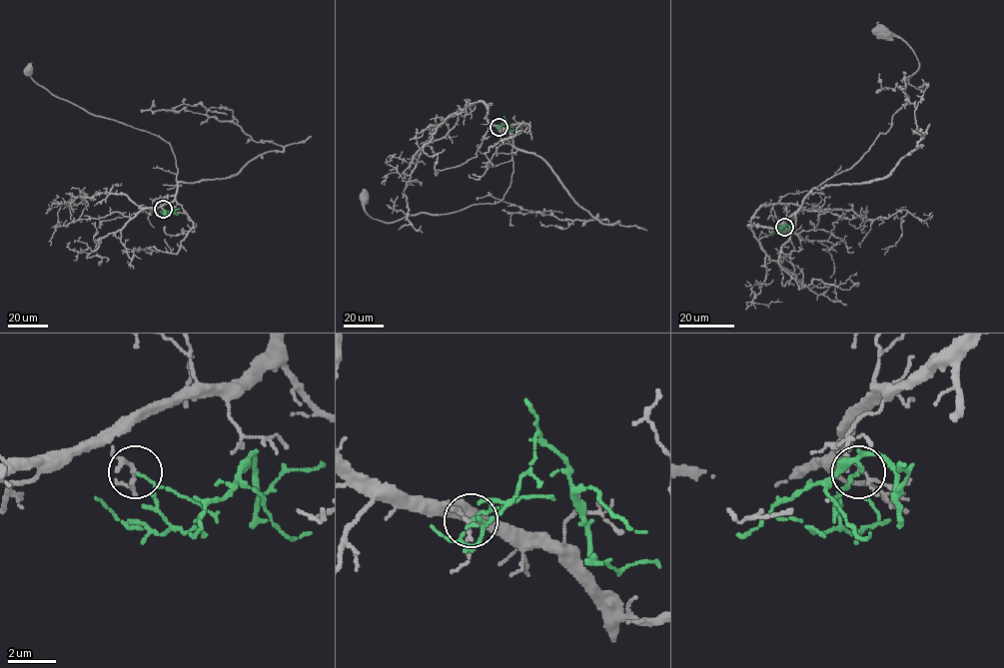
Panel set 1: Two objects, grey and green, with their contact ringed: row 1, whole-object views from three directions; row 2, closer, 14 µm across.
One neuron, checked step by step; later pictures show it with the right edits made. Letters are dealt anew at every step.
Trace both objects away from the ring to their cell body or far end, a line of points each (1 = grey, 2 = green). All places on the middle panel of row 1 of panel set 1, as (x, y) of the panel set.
1: (499, 126), (512, 139), (513, 173), (503, 197), (495, 203), (384, 223), (366, 212), (364, 197)
2: (499, 126), (504, 119), (509, 130), (514, 130)

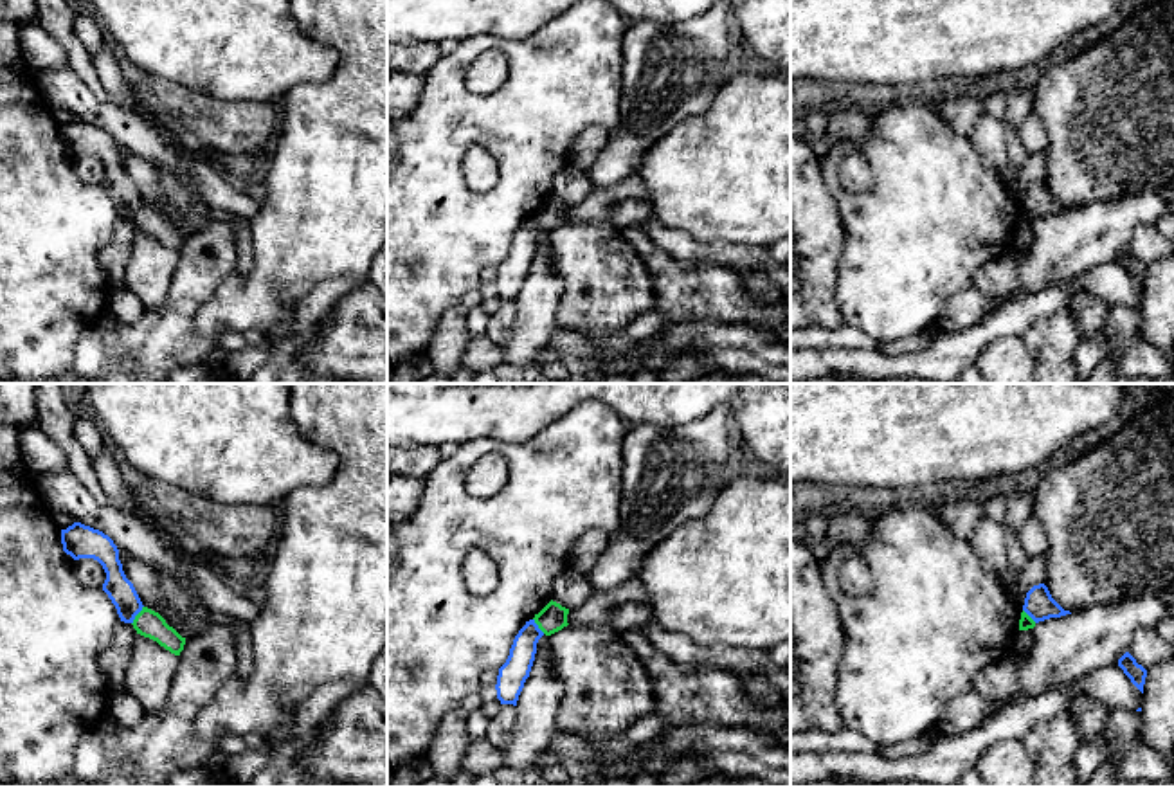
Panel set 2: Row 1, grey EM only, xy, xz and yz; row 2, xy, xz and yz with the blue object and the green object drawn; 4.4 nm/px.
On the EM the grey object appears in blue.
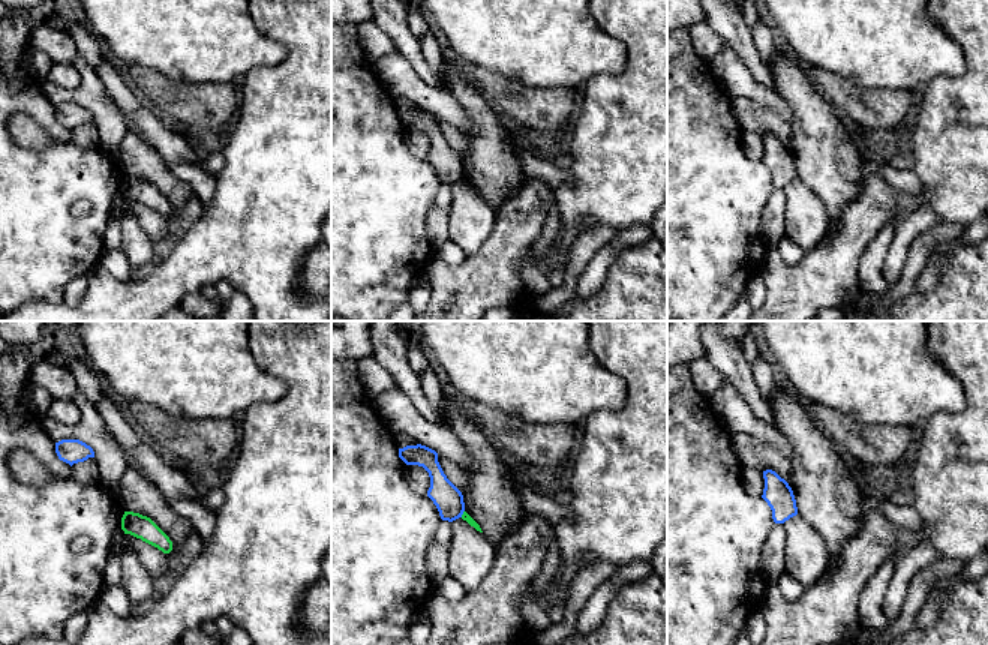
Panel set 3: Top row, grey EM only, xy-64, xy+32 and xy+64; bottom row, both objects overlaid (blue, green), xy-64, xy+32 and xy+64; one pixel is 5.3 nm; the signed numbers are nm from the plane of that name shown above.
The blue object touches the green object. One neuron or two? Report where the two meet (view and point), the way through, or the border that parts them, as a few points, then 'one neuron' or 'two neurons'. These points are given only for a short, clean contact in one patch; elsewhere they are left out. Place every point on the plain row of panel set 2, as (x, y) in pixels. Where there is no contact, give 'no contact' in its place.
meets blue in xy at (137, 209); border along xy (143, 202), (132, 220); two neurons

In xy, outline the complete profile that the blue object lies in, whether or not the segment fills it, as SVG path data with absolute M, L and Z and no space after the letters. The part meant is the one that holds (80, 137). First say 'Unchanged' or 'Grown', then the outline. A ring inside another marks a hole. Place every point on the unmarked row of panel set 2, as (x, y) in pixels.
Unchanged. M74 119L67 126L61 126L61 140L63 148L74 157L94 155L103 162L106 169L103 187L115 202L121 218L133 220L144 202L122 167L113 137L99 126Z

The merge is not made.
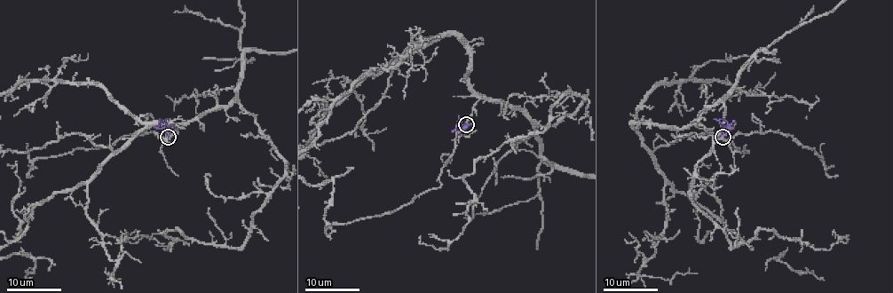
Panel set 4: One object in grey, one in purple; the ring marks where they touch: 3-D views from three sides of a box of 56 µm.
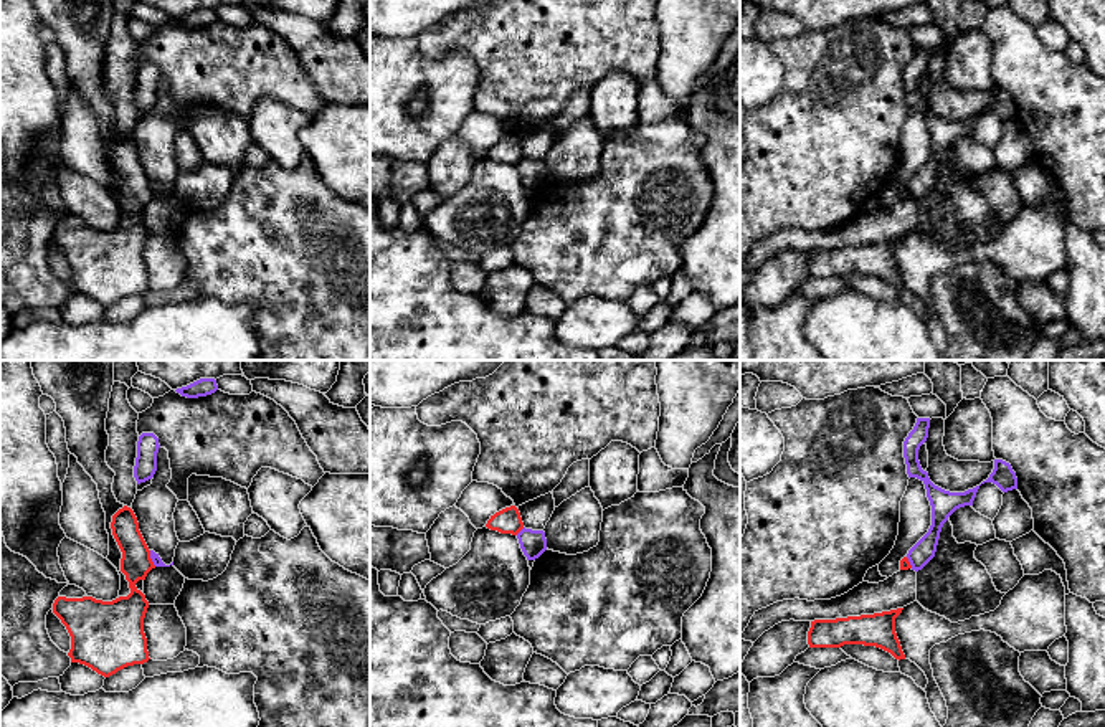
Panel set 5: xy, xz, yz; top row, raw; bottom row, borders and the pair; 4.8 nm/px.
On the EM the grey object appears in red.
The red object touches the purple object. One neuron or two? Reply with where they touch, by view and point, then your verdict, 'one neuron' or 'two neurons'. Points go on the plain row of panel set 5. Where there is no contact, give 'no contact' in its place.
meets red in xz at (519, 161); two neurons

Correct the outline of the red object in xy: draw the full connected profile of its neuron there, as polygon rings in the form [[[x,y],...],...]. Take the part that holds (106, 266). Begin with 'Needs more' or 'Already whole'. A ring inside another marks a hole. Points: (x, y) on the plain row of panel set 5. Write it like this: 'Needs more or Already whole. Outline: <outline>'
Already whole. Outline: [[[124,135],[112,145],[111,159],[122,182],[121,202],[130,223],[112,231],[58,226],[53,233],[53,243],[71,266],[71,292],[84,294],[104,307],[150,289],[144,263],[149,231],[135,213],[155,198],[130,137]]]

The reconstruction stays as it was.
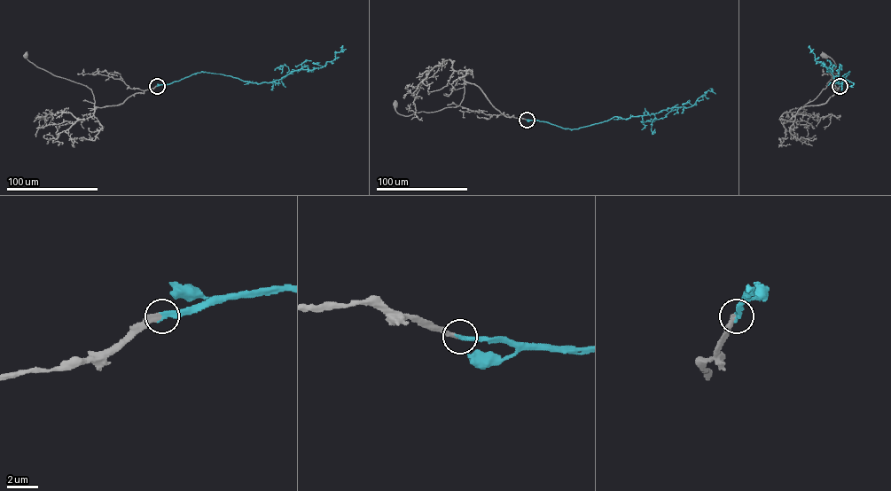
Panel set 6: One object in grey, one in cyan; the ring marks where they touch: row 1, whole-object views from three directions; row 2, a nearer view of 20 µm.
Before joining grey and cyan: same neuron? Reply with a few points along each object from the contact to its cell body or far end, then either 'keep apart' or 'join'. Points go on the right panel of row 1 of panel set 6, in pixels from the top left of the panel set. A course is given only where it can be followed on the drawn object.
grey via (840, 86), (837, 92), (825, 103), (801, 107), (815, 99), (832, 78), (836, 65), (824, 55) | cyan via (840, 86), (849, 72), (837, 83), (832, 74), (815, 60), (815, 54), (808, 48) | join

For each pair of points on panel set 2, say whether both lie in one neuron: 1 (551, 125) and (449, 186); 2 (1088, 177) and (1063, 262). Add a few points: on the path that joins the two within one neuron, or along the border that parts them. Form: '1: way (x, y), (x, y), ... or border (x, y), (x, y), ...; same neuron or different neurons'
1: way (519, 125), (479, 125), (451, 153); same neuron
2: border (1120, 197), (1095, 200), (1072, 209); different neurons

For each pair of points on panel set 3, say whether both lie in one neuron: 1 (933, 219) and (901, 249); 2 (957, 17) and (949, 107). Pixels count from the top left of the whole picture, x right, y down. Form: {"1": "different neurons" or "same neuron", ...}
{"1": "same neuron", "2": "same neuron"}

